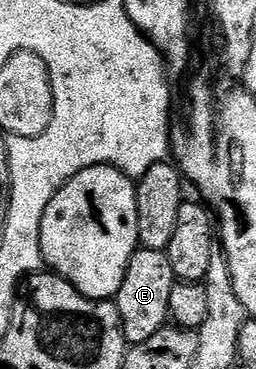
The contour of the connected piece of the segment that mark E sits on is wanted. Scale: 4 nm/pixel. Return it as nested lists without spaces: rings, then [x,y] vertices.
[[[137,249],[122,280],[122,288],[114,299],[120,313],[120,326],[124,329],[125,343],[134,346],[142,344],[142,340],[150,340],[154,332],[166,325],[170,318],[170,292],[177,281],[165,251]]]

